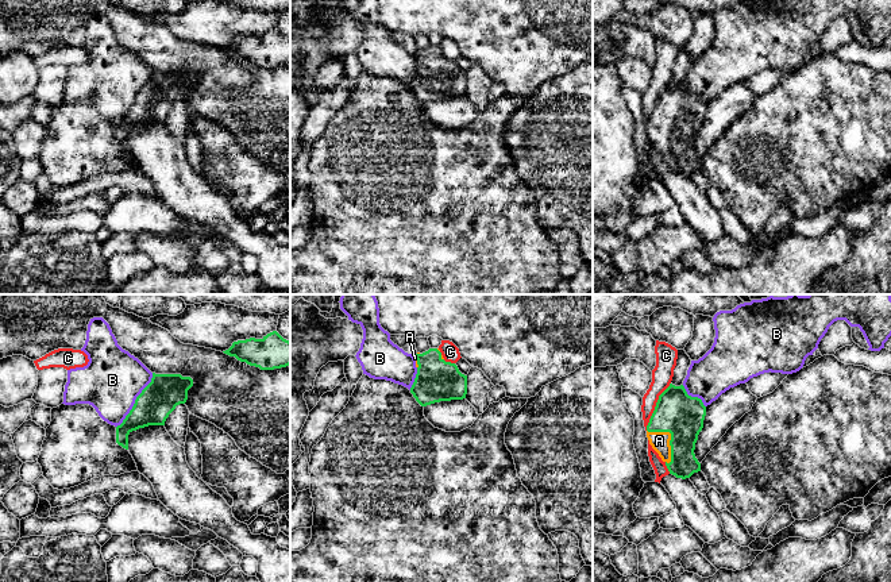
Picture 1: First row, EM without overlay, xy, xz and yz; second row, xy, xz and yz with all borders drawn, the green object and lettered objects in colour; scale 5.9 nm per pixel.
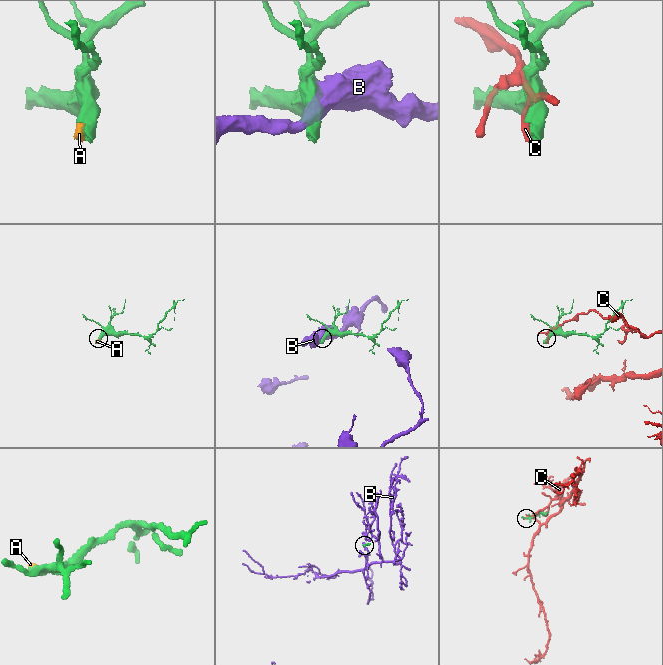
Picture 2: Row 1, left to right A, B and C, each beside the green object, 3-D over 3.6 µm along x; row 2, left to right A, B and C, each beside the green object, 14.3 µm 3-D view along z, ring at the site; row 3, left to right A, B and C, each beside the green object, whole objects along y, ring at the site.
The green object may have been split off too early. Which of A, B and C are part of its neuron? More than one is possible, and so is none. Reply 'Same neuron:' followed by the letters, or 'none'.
Same neuron: A

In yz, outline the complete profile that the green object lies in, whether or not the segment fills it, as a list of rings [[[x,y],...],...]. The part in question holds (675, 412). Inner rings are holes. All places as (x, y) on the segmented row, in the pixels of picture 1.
[[[670,383],[659,396],[647,425],[647,438],[676,478],[686,479],[701,471],[694,450],[705,416],[702,400],[688,396],[683,385]]]

